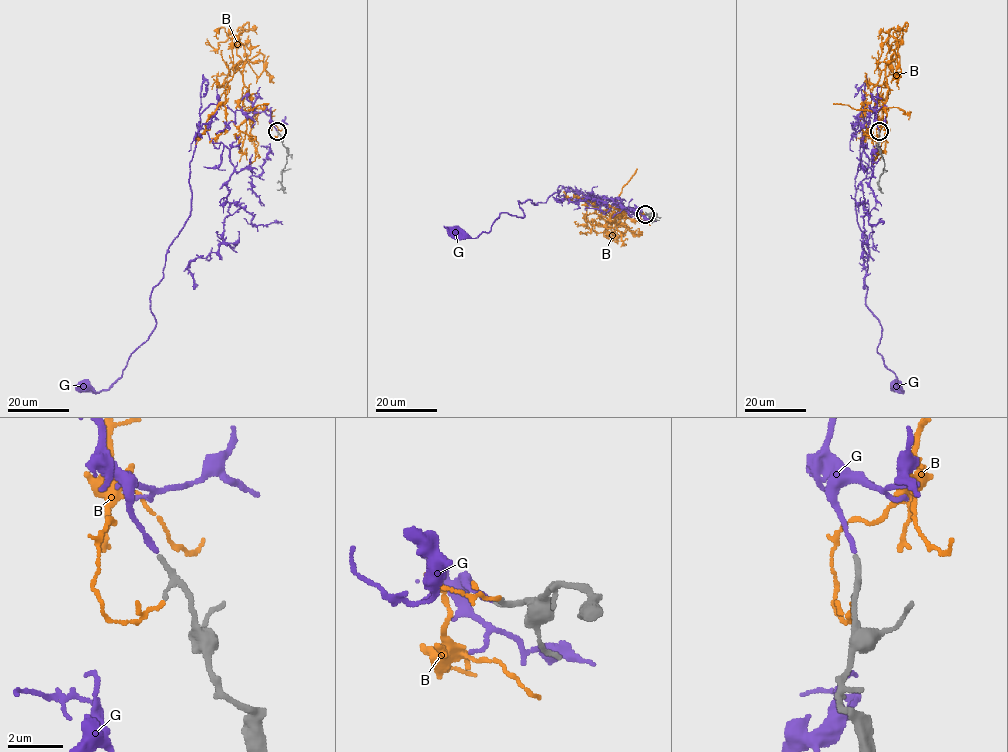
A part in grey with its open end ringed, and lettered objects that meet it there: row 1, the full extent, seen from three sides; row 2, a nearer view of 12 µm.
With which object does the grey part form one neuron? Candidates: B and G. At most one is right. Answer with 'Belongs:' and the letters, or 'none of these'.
Belongs: G

